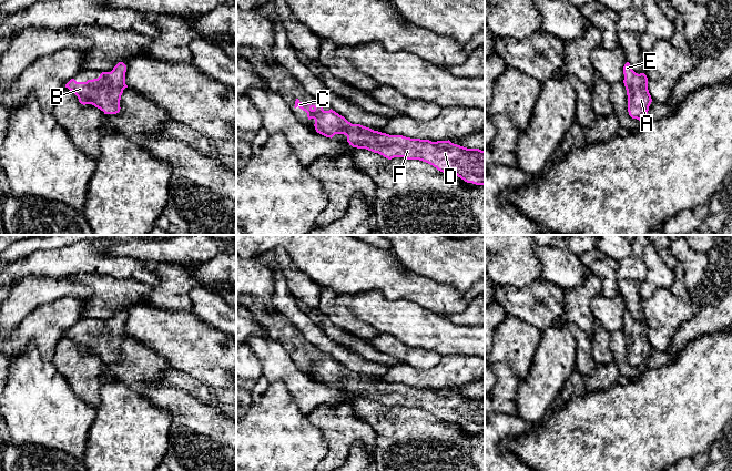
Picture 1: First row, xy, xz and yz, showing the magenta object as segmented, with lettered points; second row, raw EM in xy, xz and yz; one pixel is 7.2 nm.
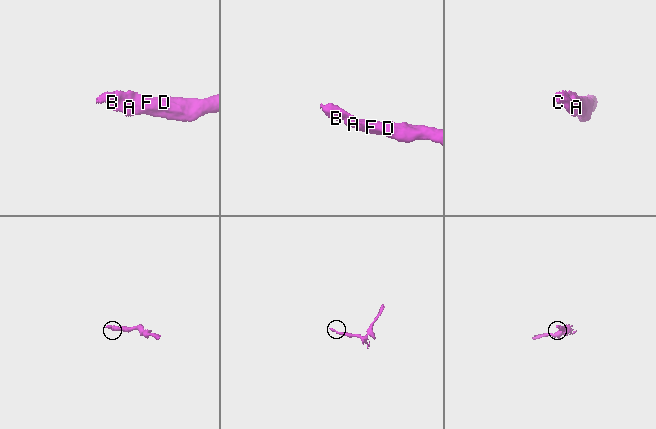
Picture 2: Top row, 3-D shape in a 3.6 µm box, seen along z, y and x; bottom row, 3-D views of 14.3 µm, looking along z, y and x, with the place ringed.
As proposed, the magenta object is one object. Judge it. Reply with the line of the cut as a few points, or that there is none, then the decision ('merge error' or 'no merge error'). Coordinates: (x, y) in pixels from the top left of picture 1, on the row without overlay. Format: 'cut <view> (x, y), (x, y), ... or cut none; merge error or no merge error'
cut none; no merge error

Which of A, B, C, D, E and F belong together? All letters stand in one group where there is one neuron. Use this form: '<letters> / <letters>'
A B C D E F

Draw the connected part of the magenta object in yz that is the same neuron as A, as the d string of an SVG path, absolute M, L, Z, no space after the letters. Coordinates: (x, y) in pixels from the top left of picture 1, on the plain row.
M630 311L623 315L624 335L628 344L628 360L632 367L642 369L649 359L652 350L648 338L648 326L644 321L636 321Z

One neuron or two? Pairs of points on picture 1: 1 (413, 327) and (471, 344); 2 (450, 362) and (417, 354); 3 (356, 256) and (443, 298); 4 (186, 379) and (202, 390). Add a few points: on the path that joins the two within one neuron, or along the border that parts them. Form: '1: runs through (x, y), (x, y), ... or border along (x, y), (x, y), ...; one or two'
1: runs through (427, 330), (438, 333), (445, 338), (457, 339); one
2: border along (443, 356), (433, 367), (416, 368); two
3: runs through (377, 270), (396, 285), (422, 290); one
4: runs through (190, 382), (199, 390); one

